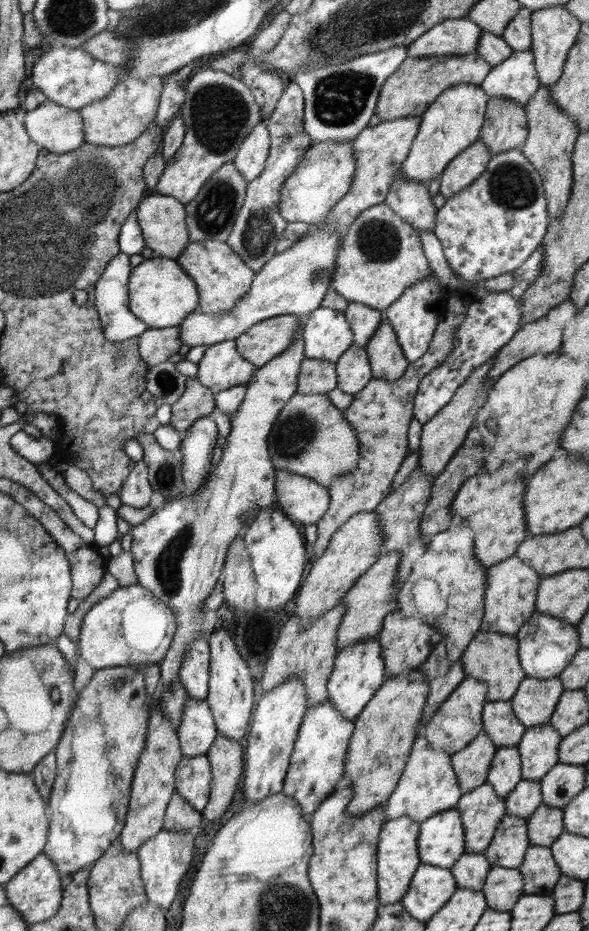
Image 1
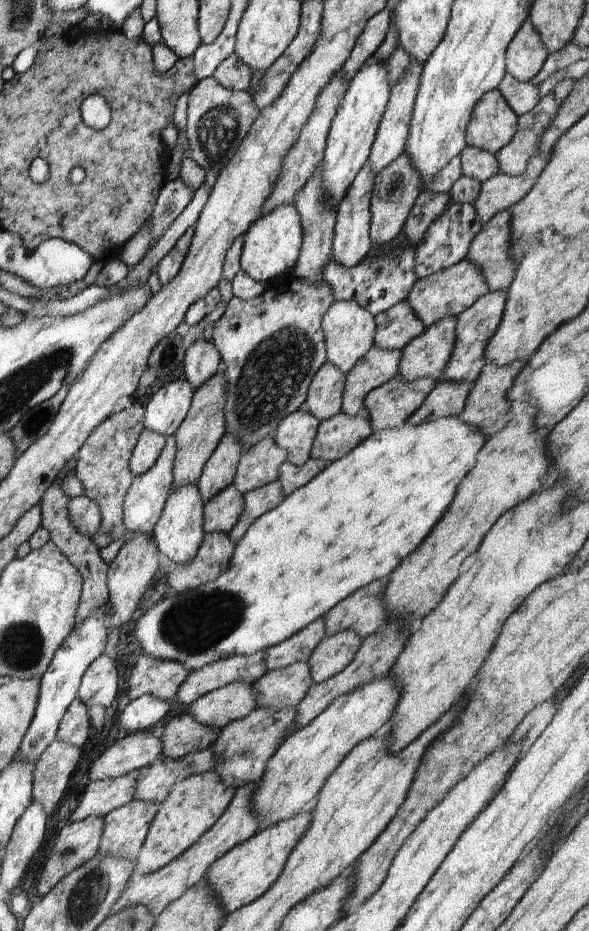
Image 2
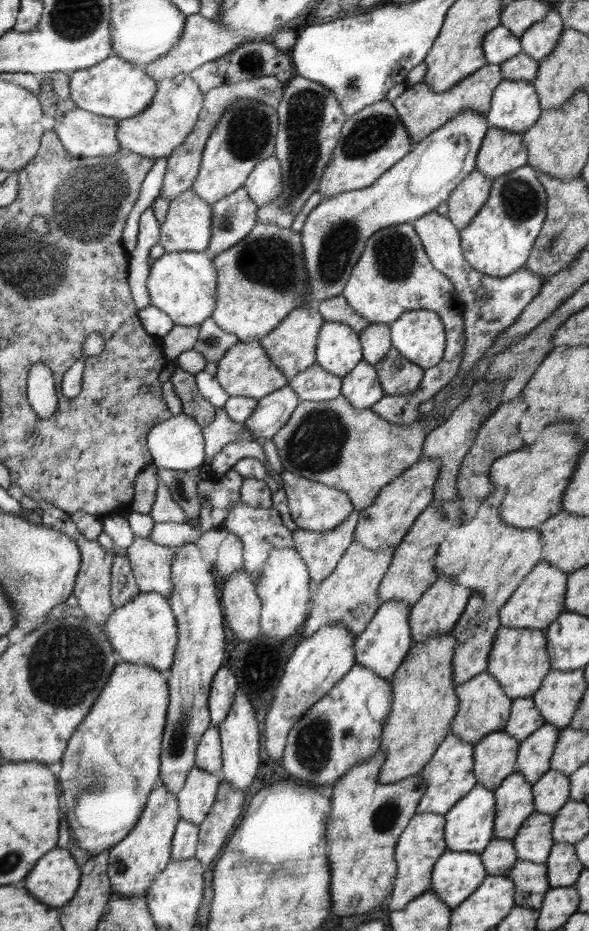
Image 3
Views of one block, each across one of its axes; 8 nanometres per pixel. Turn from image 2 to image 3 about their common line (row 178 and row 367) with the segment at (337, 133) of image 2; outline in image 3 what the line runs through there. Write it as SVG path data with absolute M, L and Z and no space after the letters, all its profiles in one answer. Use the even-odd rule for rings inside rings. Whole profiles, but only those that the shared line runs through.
M339 322L322 323L316 349L316 363L340 378L363 359L359 334Z

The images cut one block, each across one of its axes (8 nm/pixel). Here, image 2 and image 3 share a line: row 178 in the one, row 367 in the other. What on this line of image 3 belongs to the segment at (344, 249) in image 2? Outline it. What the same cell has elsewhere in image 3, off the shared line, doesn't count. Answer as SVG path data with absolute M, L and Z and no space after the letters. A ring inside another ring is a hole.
M362 359L346 376L343 376L341 395L356 408L370 409L385 395L385 392L376 369Z

